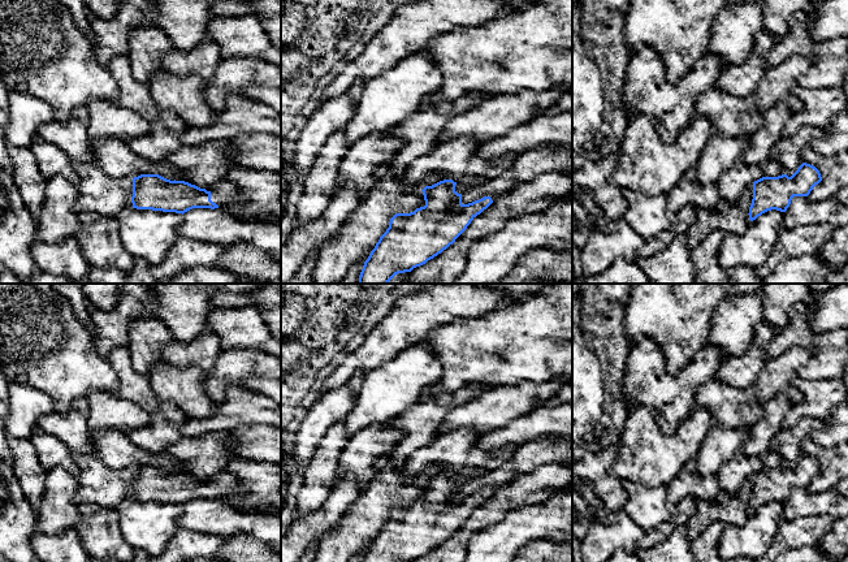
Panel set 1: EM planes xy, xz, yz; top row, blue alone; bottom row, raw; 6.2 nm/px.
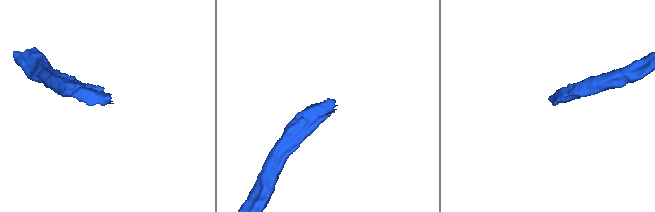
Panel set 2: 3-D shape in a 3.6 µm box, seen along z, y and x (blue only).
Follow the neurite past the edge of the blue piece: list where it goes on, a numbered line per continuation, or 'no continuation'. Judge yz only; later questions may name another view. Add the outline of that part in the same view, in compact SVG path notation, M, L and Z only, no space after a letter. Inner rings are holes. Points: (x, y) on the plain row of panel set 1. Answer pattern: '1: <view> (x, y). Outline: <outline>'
no continuation

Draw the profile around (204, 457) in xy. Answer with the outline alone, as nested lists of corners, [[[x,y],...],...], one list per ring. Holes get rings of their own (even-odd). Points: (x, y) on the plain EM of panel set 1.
[[[213,432],[200,437],[182,437],[168,448],[181,472],[208,480],[220,474],[235,453],[226,446],[229,433]]]

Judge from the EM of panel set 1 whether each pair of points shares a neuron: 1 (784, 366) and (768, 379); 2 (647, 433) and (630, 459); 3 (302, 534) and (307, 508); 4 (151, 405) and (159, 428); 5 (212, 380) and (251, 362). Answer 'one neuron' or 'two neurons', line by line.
1: one neuron
2: one neuron
3: two neurons
4: two neurons
5: one neuron

